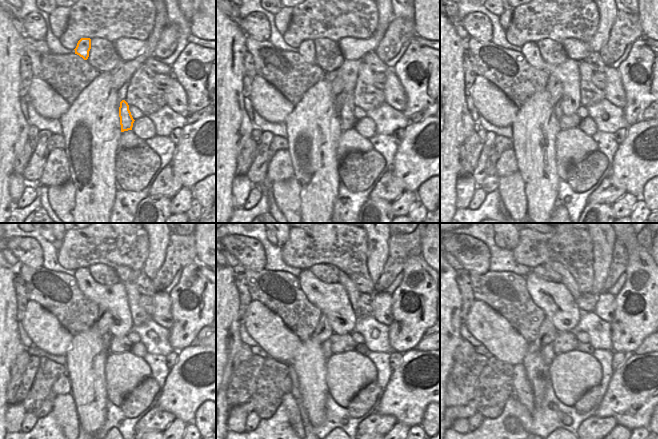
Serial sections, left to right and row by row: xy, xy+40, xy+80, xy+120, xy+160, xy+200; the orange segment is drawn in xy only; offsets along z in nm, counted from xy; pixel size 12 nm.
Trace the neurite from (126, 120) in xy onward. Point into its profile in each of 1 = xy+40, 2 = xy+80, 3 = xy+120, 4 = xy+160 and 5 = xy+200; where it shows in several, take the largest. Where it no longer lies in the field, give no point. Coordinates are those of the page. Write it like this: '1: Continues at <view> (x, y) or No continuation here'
1: Continues at xy+40 (347, 113)
2: Continues at xy+80 (570, 103)
3: Continues at xy+120 (122, 323)
4: Continues at xy+160 (342, 320)
5: Continues at xy+200 (564, 319).

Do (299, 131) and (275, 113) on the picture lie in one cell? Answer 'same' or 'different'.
different

